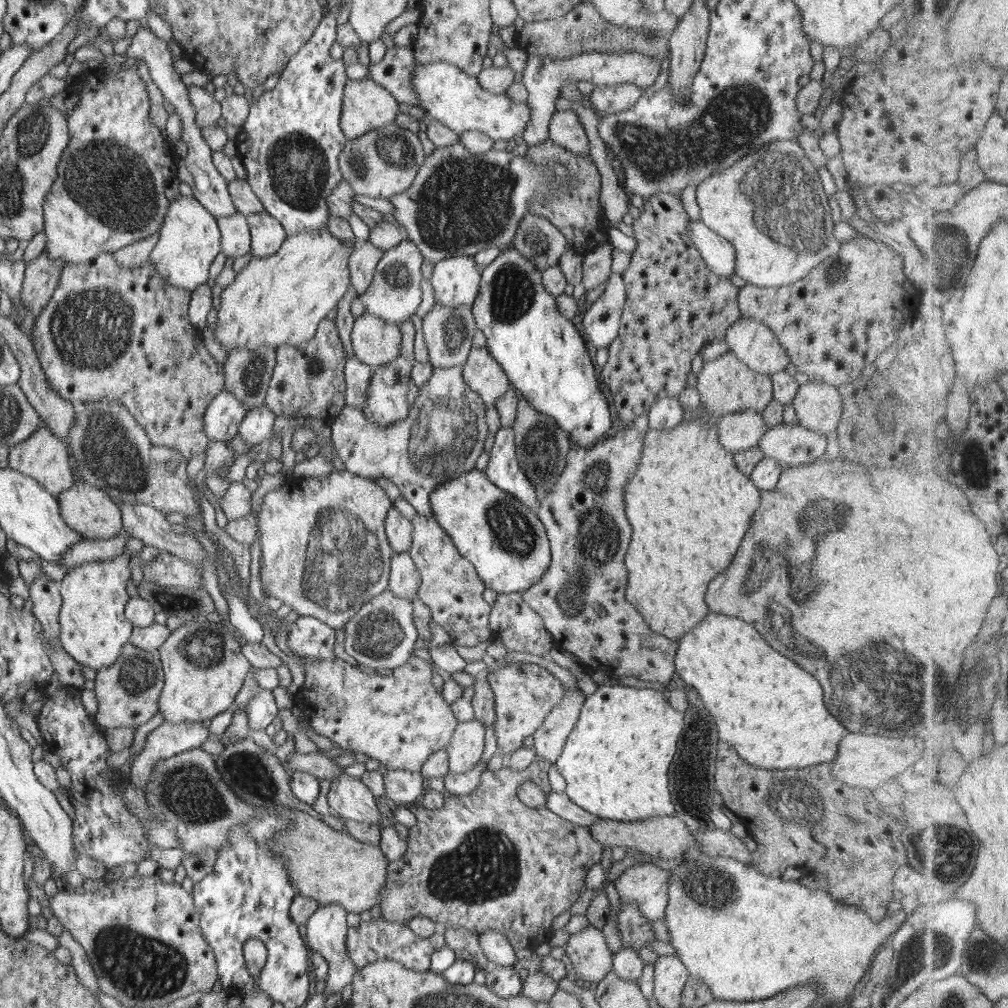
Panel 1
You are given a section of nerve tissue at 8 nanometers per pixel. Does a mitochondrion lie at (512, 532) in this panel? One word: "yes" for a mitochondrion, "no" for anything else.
yes

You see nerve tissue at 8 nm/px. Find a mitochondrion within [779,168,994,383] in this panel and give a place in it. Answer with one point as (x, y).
(946, 279)

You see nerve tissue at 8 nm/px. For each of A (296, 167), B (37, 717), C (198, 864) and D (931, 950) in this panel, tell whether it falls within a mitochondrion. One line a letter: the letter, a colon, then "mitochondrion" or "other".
A: mitochondrion
B: other
C: other
D: mitochondrion

